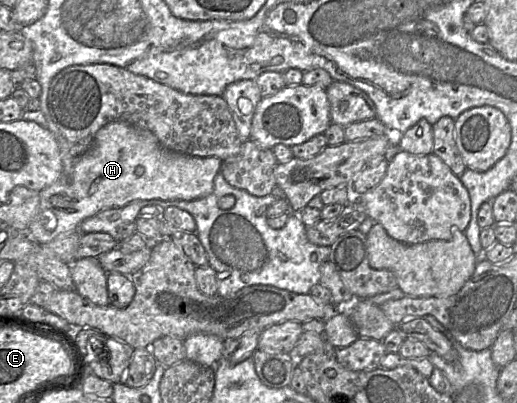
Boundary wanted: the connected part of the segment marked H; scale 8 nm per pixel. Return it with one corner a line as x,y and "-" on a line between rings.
121,121
110,122
97,131
91,147
75,160
70,175
68,176
64,175
64,167
63,167
63,176
61,177
61,179
59,179
52,185
44,188
39,192
40,202
38,206
38,211
29,224
28,234
37,243
45,244
51,242
52,240
61,235
77,231
80,223
83,220
91,216
94,216
100,211
106,209
123,207
131,202
141,200
163,200
163,201
196,200
199,198
206,197
210,195
214,190
214,179
216,174
220,171
221,164
222,160
220,160
217,157
197,157
168,150
164,148
158,141
157,137
147,129
139,128

